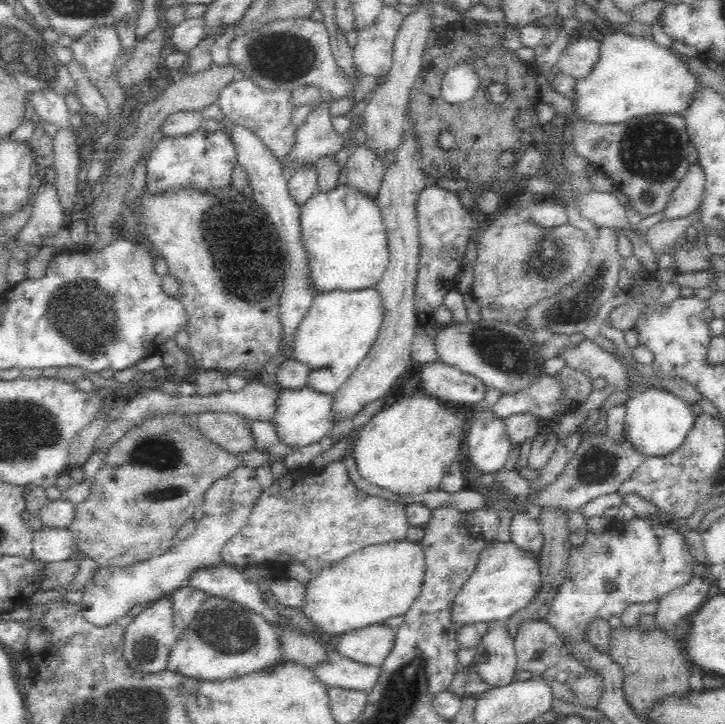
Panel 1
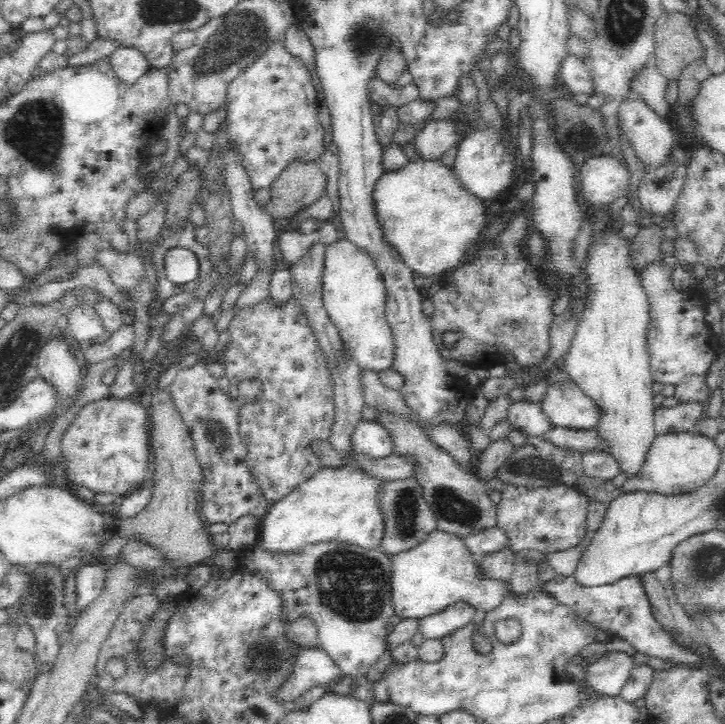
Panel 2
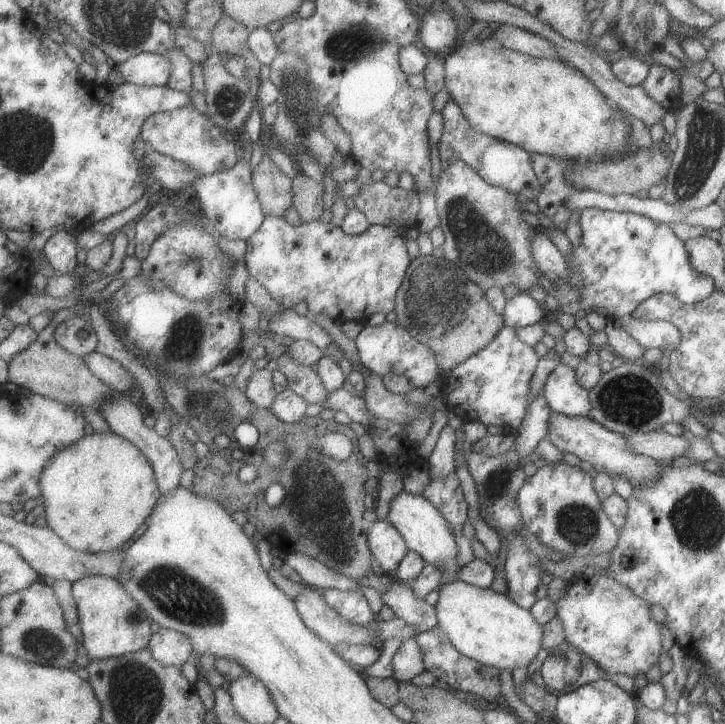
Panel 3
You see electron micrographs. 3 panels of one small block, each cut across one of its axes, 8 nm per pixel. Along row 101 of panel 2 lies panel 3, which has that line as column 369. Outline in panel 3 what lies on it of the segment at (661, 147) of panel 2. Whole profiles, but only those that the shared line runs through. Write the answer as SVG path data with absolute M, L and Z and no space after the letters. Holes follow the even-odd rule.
M306 585L301 595L295 600L298 610L302 614L302 620L306 622L307 628L314 630L315 634L318 634L323 640L330 642L332 645L339 643L347 643L355 646L359 646L360 644L365 644L365 646L369 646L369 644L382 645L389 639L409 639L417 635L415 626L411 626L409 622L397 616L390 621L377 619L373 622L369 622L367 626L359 626L359 624L355 624L355 622L349 622L349 620L345 620L345 618L335 610L335 607L329 606L329 603L324 598L323 591L317 587Z

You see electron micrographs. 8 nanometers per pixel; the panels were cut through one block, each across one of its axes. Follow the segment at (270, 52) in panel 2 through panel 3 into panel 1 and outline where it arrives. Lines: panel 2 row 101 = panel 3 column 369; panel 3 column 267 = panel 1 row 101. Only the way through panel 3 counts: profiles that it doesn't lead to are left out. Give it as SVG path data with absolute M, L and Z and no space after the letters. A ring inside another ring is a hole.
M242 77L229 82L221 90L220 96L215 102L225 116L224 120L237 122L249 128L262 139L262 142L276 155L282 163L284 156L290 152L292 142L294 142L294 130L296 125L291 122L290 93L283 90L267 91L260 88L252 80Z

